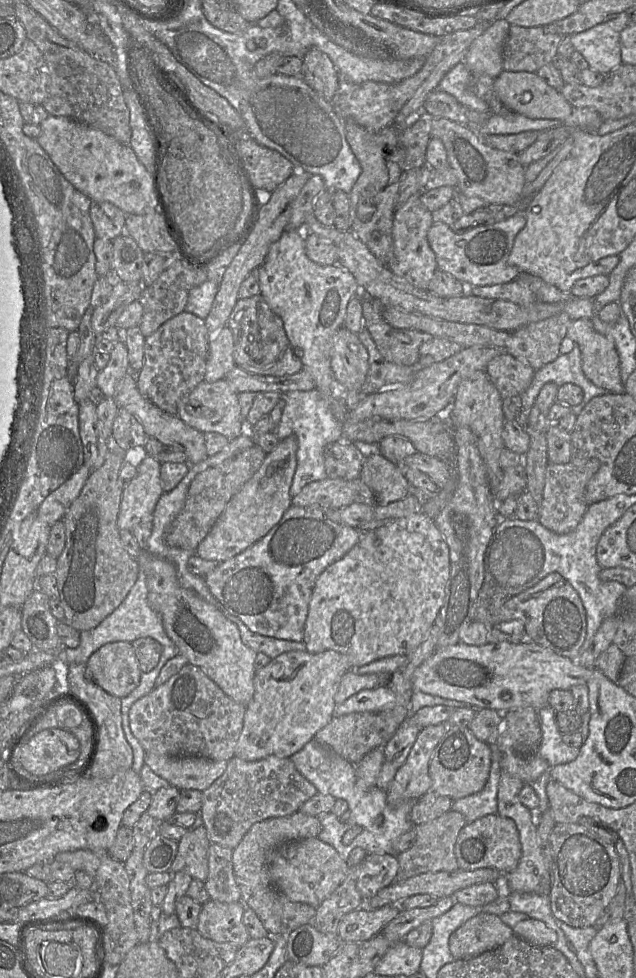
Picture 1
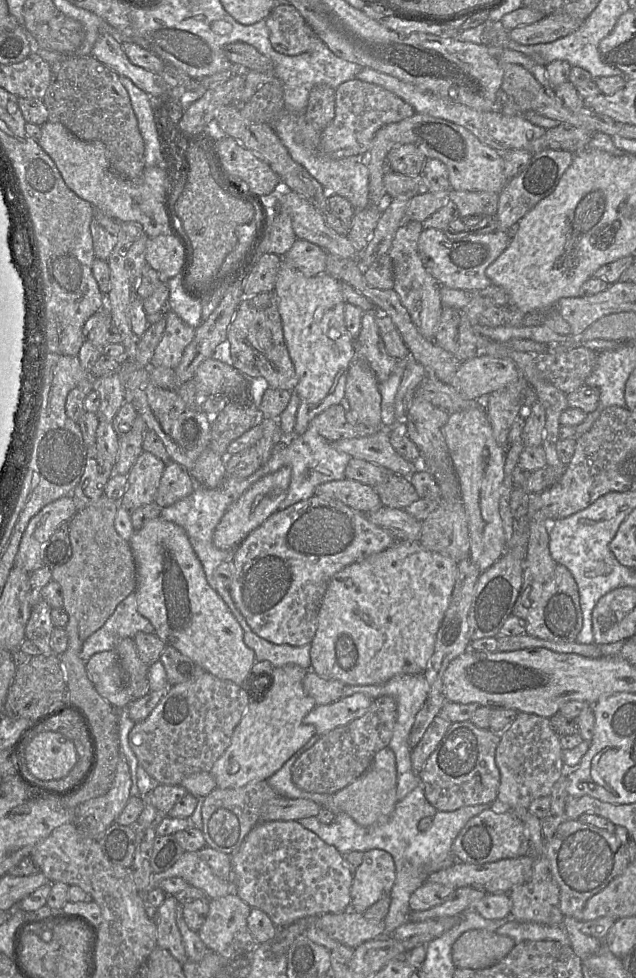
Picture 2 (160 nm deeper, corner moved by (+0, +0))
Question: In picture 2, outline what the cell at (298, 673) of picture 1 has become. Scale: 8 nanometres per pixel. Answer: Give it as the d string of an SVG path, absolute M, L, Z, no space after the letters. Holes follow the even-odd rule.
M296 664L274 668L270 677L273 679L272 684L260 698L254 697L250 700L239 724L234 729L230 745L210 771L215 779L216 787L220 789L240 788L250 783L268 780L316 734L315 726L304 722L305 716L317 706L315 700L307 694L303 687L303 679L307 672L308 670Z

